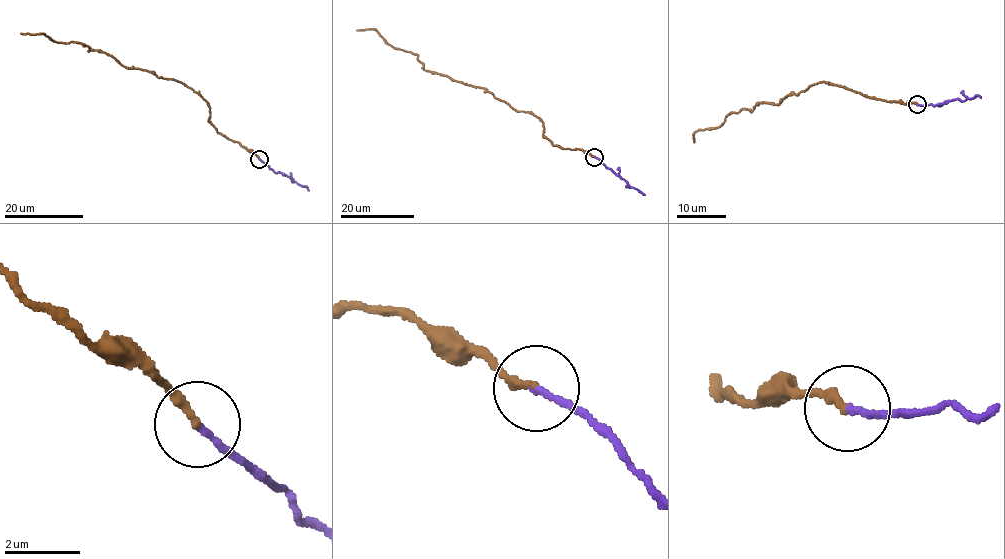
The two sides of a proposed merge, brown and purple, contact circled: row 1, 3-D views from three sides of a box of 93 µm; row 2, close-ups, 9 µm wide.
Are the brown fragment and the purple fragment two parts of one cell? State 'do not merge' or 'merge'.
merge

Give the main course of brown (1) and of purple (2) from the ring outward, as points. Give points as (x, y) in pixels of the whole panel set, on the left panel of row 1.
1: (259, 158), (217, 132), (207, 103), (182, 83), (124, 67), (111, 55), (76, 41), (20, 33)
2: (259, 158), (275, 172), (283, 173), (308, 190)

